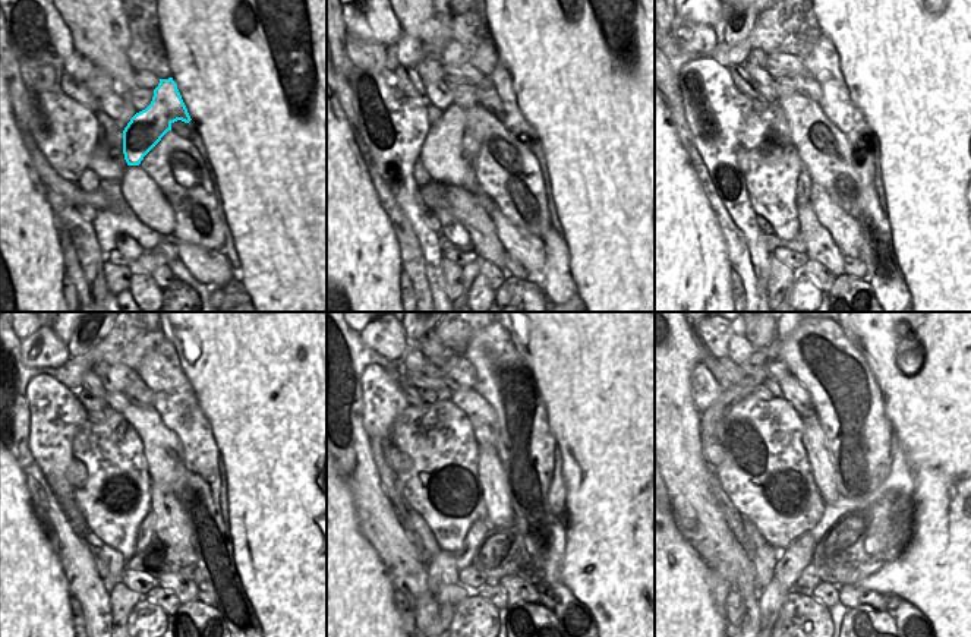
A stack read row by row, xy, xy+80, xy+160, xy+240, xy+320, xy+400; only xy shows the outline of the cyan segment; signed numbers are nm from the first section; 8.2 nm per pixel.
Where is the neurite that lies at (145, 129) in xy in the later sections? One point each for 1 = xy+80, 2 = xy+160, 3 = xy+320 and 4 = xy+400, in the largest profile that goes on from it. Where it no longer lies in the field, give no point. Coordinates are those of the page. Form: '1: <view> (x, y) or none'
1: xy+80 (470, 145)
2: xy+160 (804, 183)
3: xy+320 (463, 558)
4: xy+400 (793, 560)

